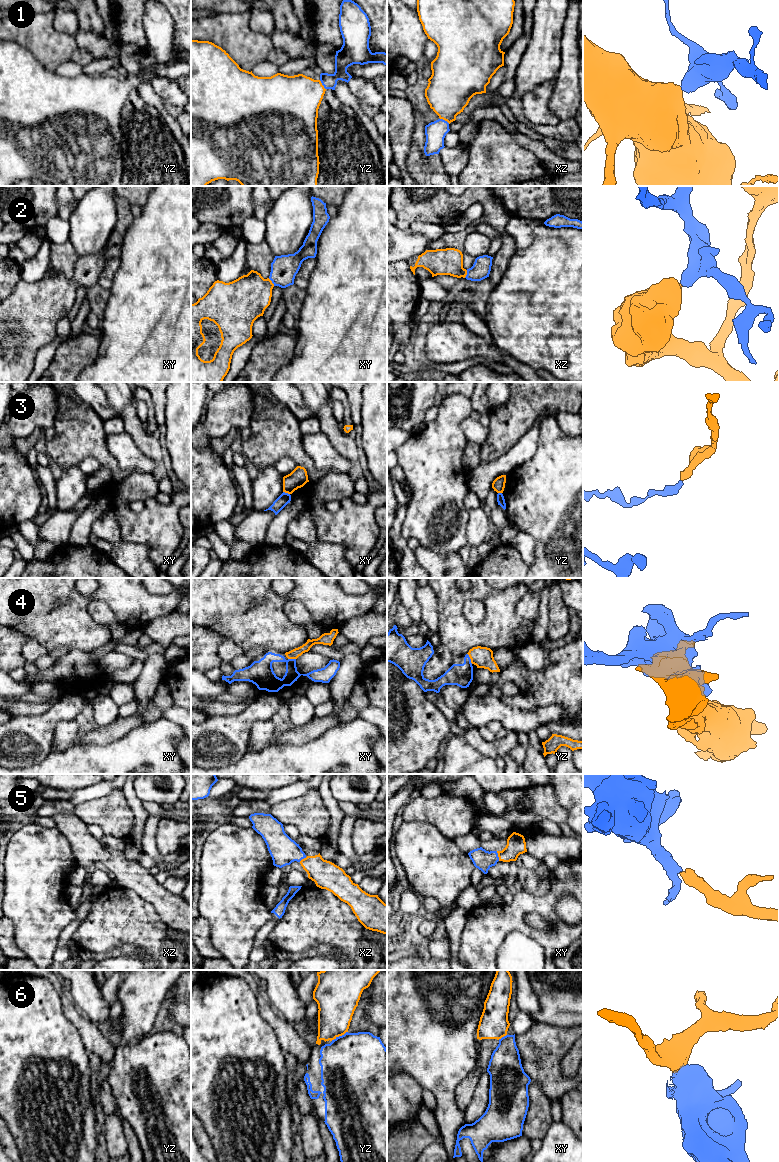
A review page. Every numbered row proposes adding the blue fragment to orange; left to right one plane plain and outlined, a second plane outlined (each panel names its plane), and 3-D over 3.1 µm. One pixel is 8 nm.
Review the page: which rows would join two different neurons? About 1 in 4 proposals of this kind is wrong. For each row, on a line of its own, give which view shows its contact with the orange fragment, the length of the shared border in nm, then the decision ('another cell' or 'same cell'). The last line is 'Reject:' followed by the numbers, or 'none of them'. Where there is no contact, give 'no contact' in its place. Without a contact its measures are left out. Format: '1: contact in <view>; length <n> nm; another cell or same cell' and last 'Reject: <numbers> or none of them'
1: contact in yz; length 90 nm; same cell
2: contact in xy; length 80 nm; same cell
3: contact in xy; length 60 nm; another cell
4: contact in yz; length 100 nm; another cell
5: contact in xy; length 80 nm; same cell
6: contact in yz; length 150 nm; same cell
Reject: 3, 4

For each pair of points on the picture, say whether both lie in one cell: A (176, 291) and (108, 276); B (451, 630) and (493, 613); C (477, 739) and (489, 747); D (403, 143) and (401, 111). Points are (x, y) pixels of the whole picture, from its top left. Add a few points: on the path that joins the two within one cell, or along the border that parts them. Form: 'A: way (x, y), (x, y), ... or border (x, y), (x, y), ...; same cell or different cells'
A: border (119, 258), (119, 268), (109, 290); different cells
B: way (462, 630), (479, 630), (485, 624); same cell
C: way (480, 742), (486, 747); same cell
D: way (401, 135), (401, 119); same cell

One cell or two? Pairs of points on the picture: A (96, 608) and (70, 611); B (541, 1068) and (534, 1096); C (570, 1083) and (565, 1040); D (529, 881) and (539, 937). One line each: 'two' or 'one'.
A: two
B: two
C: one
D: two

